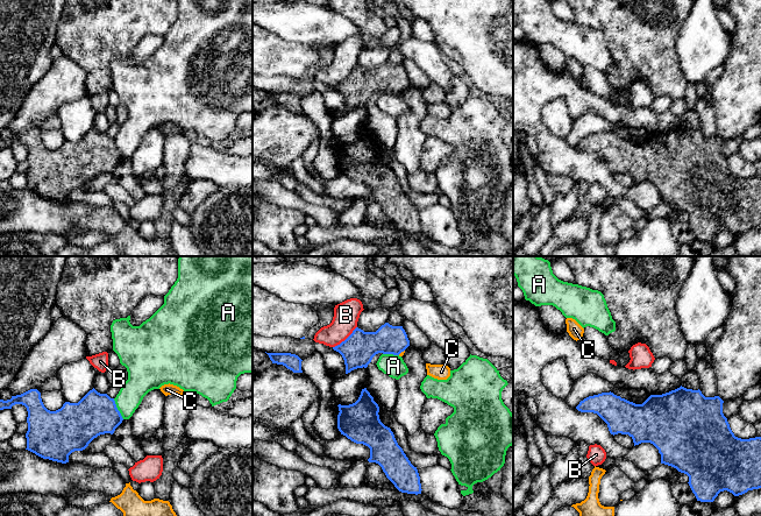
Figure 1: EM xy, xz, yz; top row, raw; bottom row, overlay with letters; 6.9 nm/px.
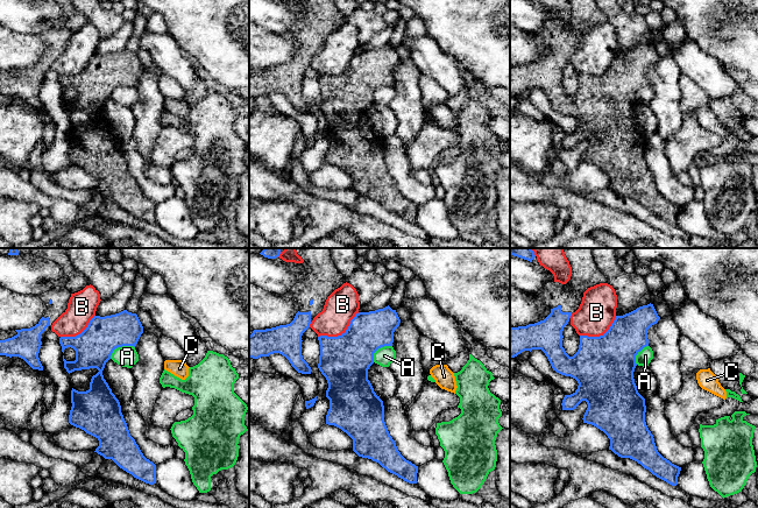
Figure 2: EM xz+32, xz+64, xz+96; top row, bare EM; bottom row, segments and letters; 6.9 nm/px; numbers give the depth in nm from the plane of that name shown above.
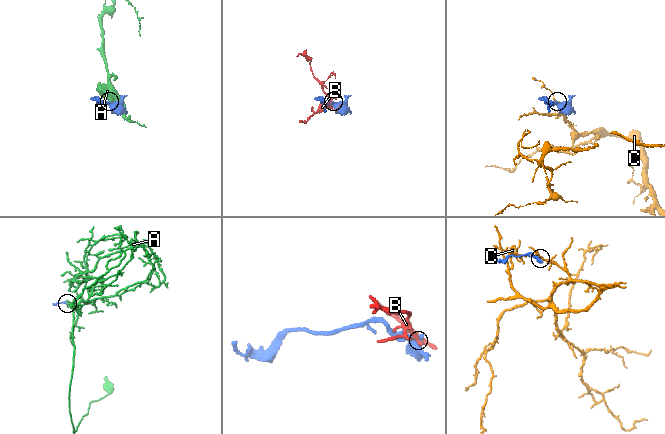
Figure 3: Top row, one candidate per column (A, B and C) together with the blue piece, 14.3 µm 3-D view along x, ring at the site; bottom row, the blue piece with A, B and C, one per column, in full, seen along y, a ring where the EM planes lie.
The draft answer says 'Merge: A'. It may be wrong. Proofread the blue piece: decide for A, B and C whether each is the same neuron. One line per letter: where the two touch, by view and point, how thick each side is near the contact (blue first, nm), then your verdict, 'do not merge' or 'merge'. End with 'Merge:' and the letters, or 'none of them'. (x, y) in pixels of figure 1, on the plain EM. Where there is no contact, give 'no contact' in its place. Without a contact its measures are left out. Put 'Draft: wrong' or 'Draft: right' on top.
Draft: wrong
A: xy (116, 148) | 300/180 nm | do not merge
B: xz (346, 78) | 220/180 nm | do not merge
C: xz (400, 91) | 200/20 nm | do not merge
Merge: none of them

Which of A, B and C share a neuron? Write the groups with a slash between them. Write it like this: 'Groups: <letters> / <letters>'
Groups: A / B / C

